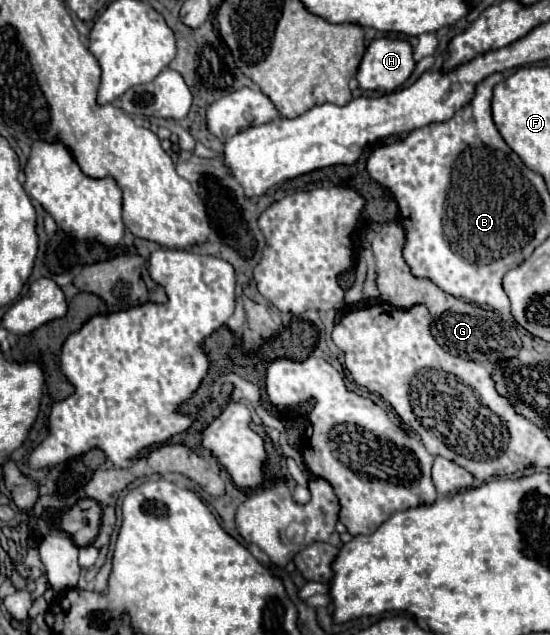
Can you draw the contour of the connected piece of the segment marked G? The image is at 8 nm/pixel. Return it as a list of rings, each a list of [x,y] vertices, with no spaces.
[[[385,222],[381,226],[381,232],[371,242],[377,270],[379,270],[377,286],[385,302],[391,302],[399,308],[411,308],[417,302],[425,304],[435,318],[433,320],[435,340],[441,344],[443,350],[447,348],[447,352],[453,356],[461,356],[465,360],[491,366],[491,364],[507,362],[519,354],[521,336],[515,328],[505,326],[503,318],[497,312],[485,310],[471,302],[463,302],[455,298],[445,290],[439,290],[439,286],[435,286],[429,278],[415,278],[403,258],[403,246],[405,246],[405,230],[397,222]]]

